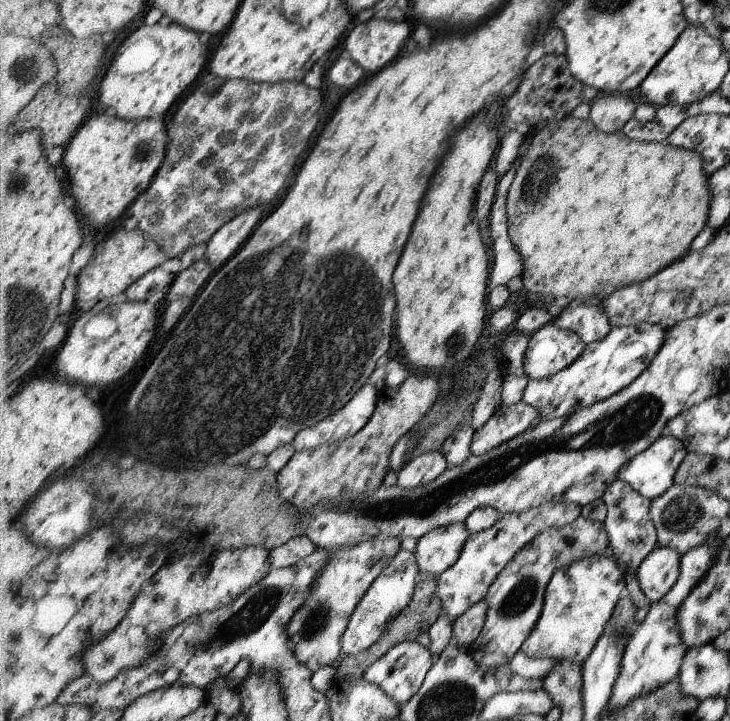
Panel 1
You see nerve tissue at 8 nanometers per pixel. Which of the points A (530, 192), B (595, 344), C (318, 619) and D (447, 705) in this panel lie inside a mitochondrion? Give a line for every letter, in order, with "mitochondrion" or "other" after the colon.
A: mitochondrion
B: other
C: mitochondrion
D: mitochondrion

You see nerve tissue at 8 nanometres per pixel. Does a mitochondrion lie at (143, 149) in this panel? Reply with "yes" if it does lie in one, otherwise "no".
yes

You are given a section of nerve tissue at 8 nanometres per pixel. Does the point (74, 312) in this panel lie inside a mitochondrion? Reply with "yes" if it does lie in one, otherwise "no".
no

